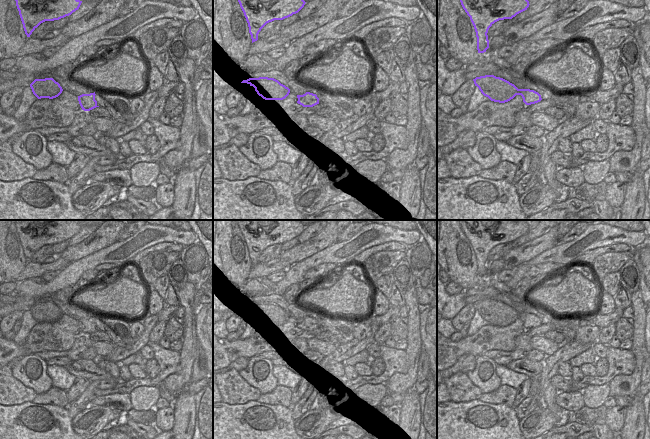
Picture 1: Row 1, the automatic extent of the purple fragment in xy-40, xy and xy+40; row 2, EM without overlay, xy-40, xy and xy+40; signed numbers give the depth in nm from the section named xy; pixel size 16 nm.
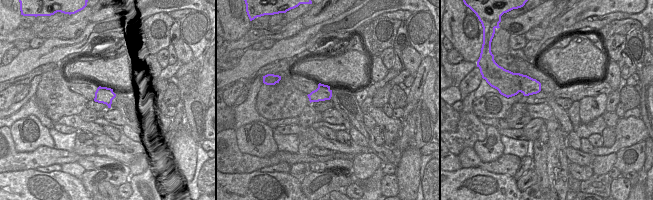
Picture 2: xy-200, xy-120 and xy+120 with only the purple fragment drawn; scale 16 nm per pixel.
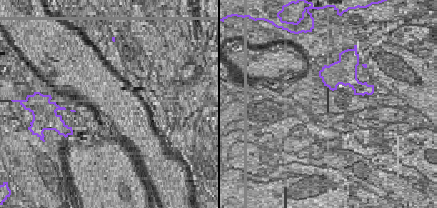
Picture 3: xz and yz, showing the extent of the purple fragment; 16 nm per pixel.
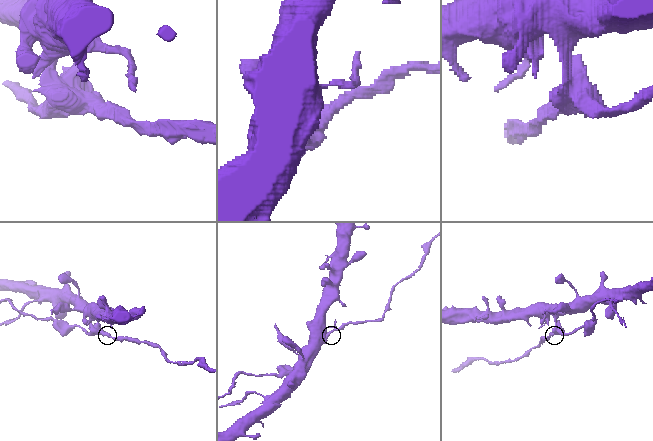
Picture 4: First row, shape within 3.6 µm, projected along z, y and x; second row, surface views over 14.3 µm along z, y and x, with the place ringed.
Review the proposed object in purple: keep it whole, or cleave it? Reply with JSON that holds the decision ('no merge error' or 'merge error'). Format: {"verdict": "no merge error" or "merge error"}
{"verdict": "merge error"}

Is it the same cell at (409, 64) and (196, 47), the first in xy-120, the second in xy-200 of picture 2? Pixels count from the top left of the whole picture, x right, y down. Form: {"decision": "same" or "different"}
{"decision": "different"}

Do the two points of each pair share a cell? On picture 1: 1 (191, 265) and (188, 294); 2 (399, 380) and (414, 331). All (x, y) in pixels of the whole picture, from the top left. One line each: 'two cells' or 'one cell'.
1: two cells
2: one cell

